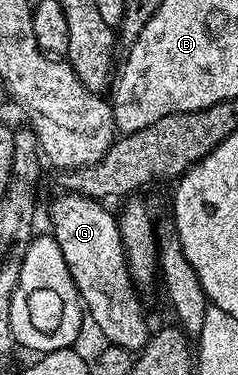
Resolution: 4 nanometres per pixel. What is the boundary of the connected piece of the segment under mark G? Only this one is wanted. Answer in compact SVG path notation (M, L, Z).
M67 192L59 195L52 202L48 214L52 217L50 233L56 239L56 246L62 248L62 260L66 260L66 268L70 268L70 276L76 285L76 291L80 294L80 301L86 311L87 317L100 329L100 334L105 343L113 346L121 346L129 352L139 352L148 345L150 329L144 319L144 308L140 304L137 287L132 280L132 274L128 271L128 261L124 255L124 245L120 235L120 223L115 213L107 210L103 201L95 198L87 198L81 194Z

